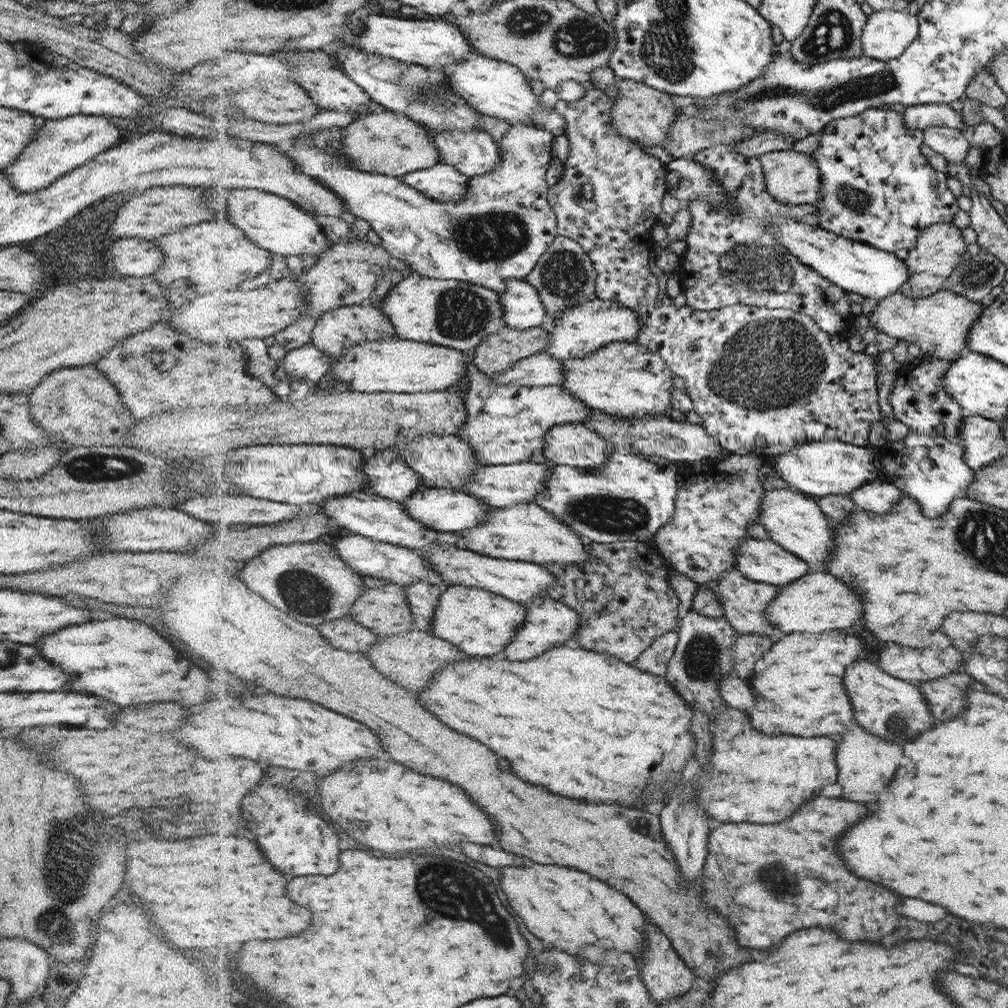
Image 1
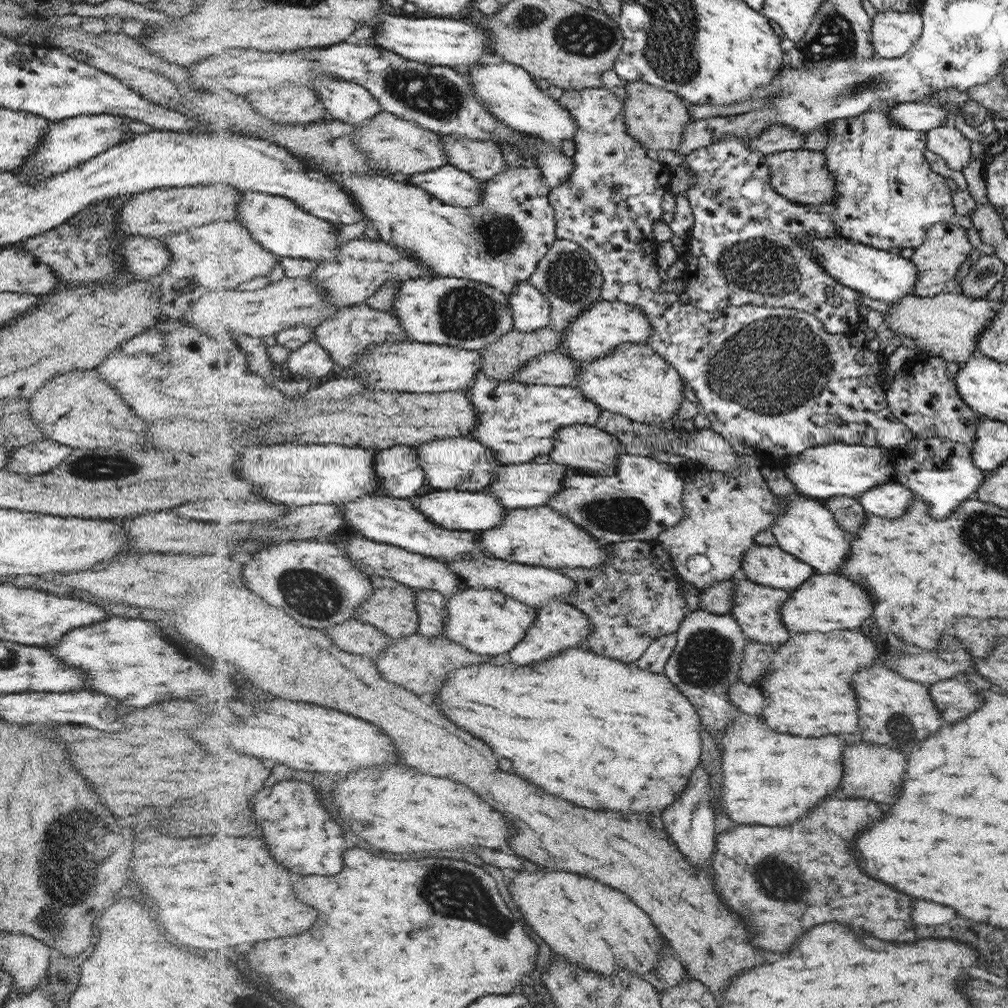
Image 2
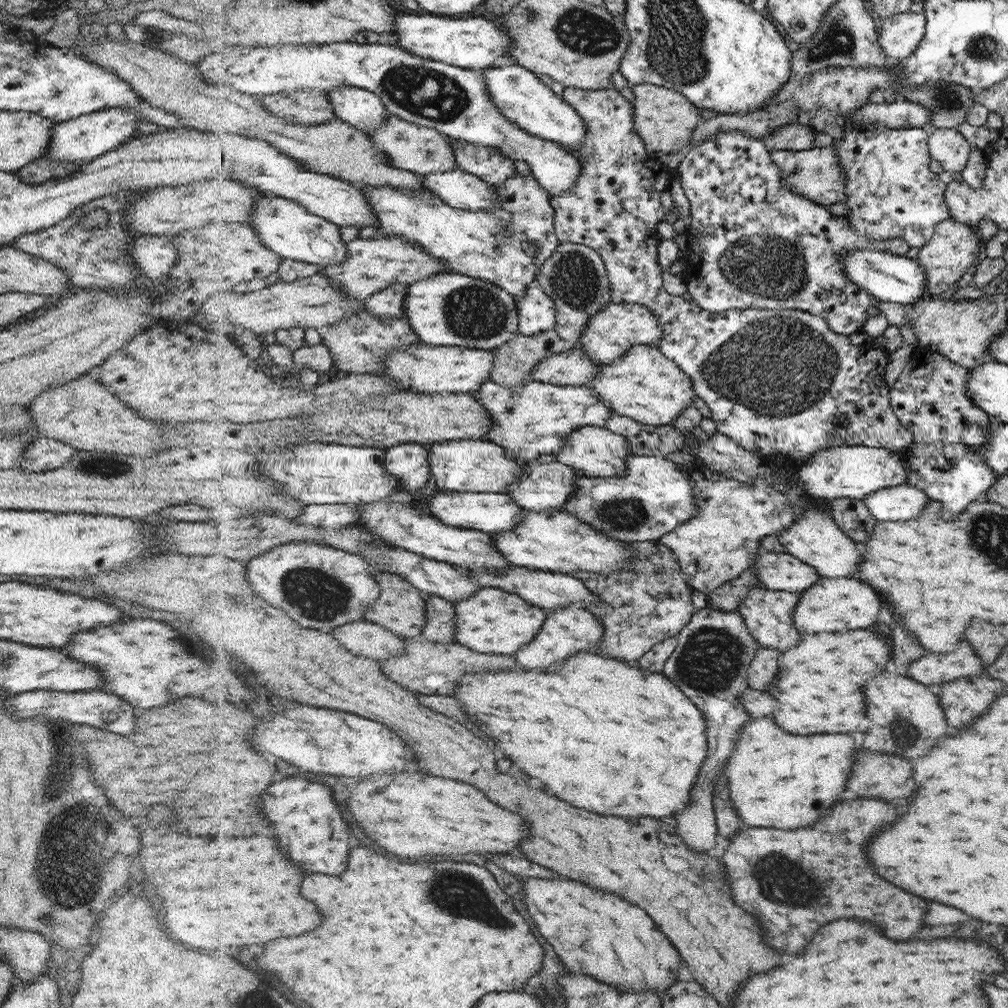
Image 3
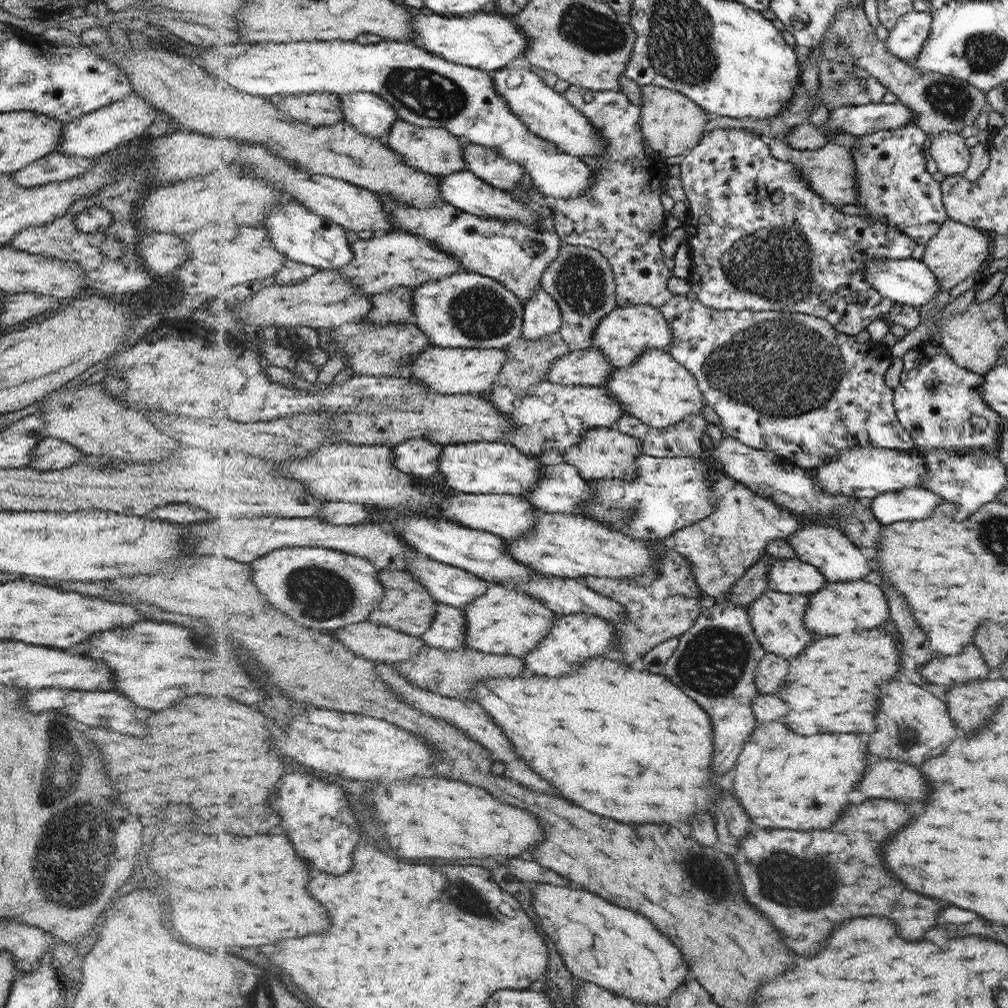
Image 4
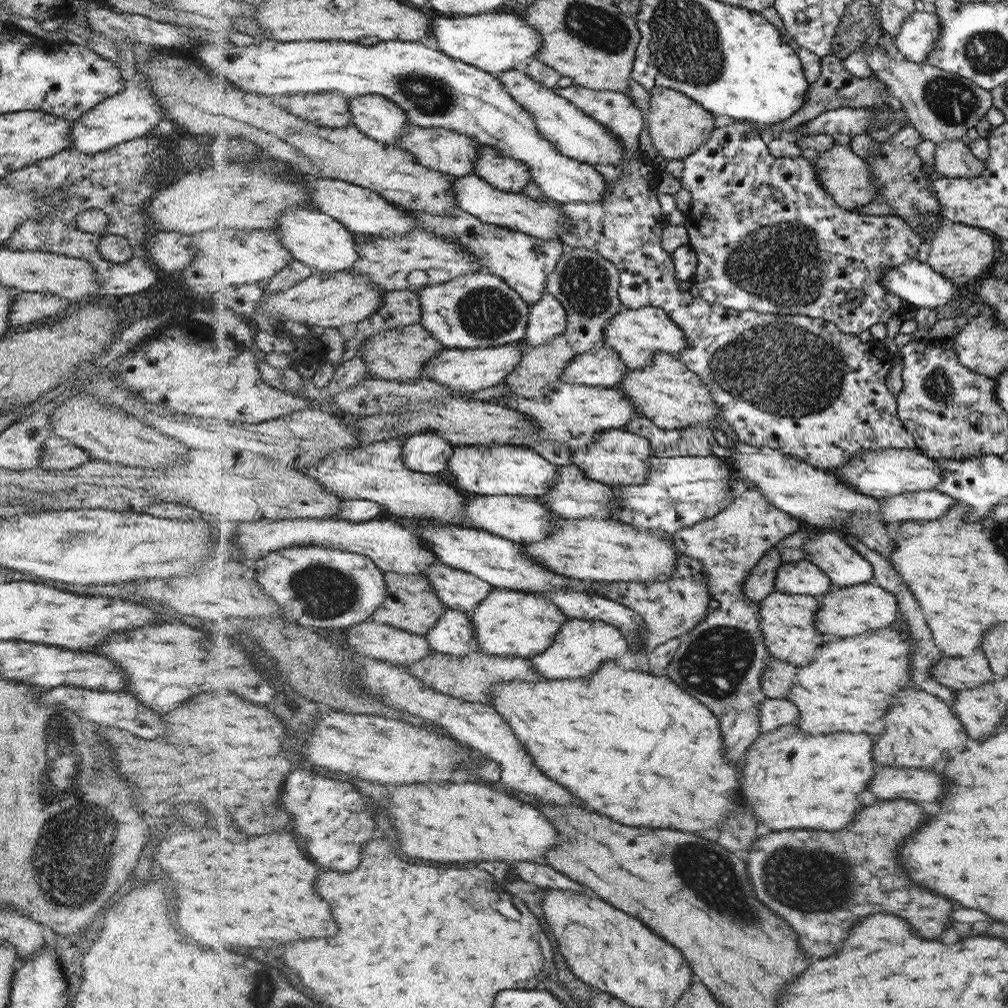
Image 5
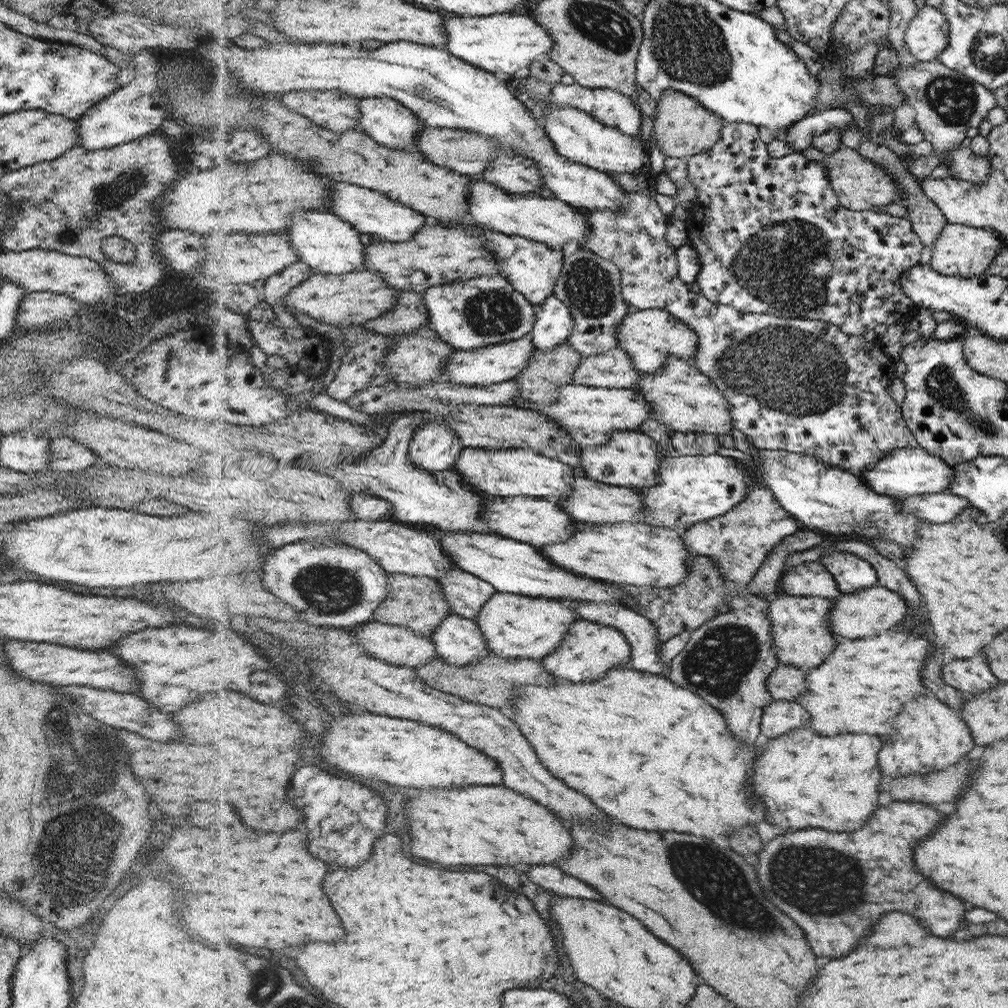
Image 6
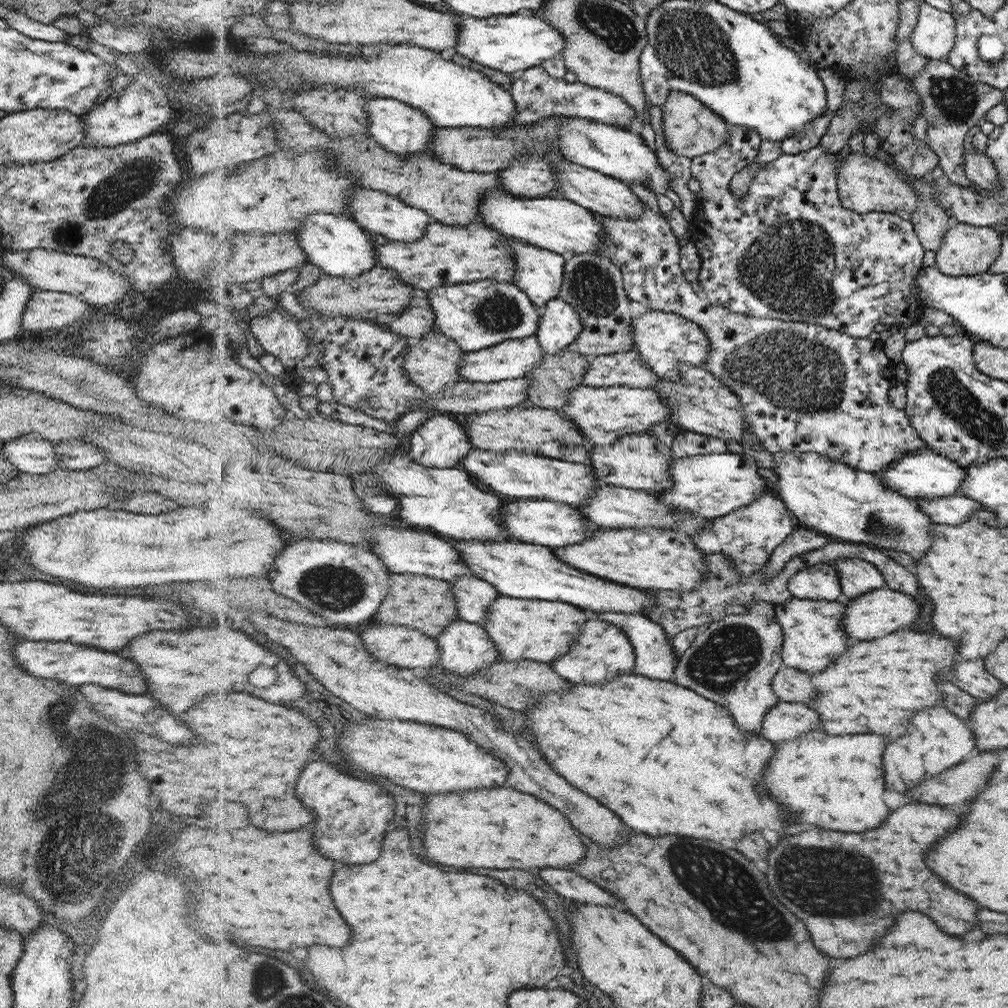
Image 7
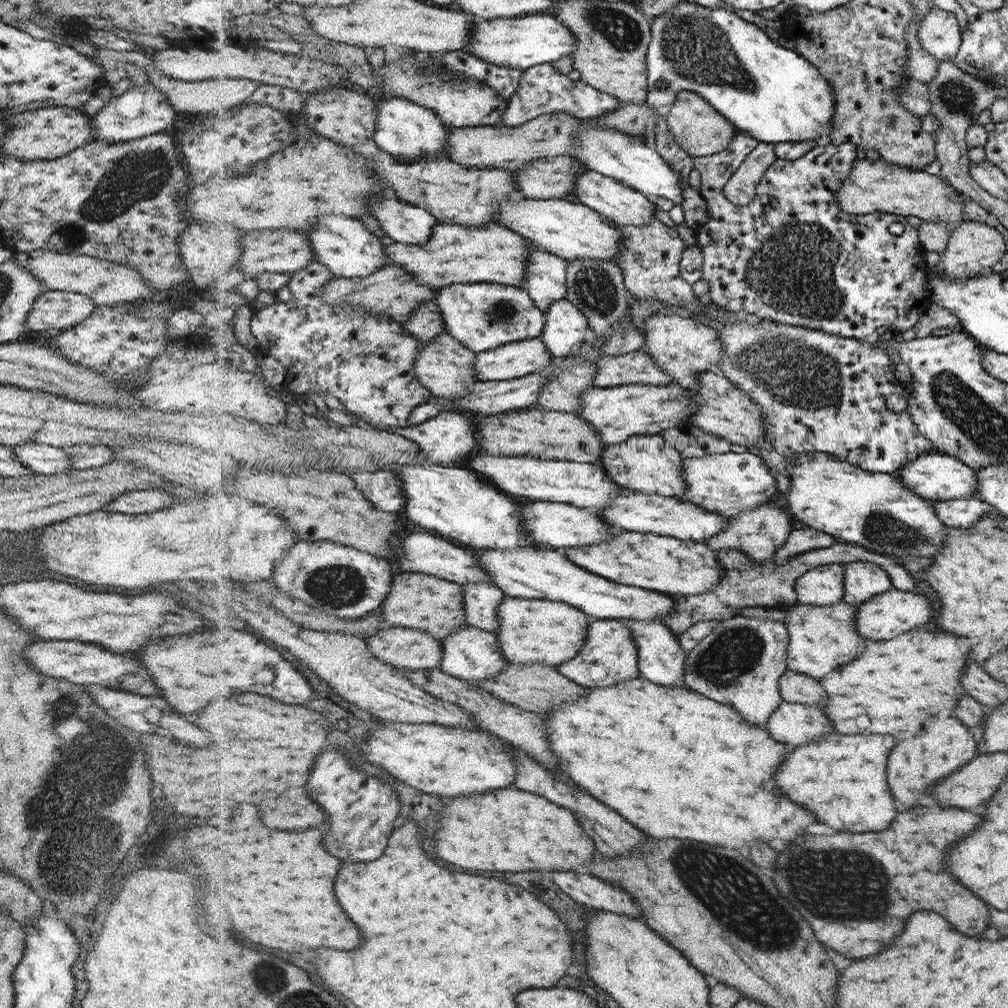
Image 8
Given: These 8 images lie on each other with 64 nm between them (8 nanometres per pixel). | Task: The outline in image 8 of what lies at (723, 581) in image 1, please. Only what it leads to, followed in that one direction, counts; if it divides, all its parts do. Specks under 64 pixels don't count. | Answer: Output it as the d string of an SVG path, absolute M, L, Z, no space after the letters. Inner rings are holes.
M842 600L840 603L832 606L818 606L817 604L798 603L788 608L788 618L784 621L789 632L789 645L787 648L787 668L800 674L812 676L816 680L828 676L830 672L838 670L842 664L852 662L860 650L864 648L864 637L857 631L857 606L846 603Z

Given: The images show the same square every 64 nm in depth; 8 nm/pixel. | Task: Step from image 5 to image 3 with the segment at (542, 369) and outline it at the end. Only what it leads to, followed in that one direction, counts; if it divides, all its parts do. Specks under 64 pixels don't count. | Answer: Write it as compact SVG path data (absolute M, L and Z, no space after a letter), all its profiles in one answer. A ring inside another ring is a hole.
M554 329L540 332L535 336L524 336L517 332L511 340L491 350L495 354L495 368L490 379L502 386L522 386L531 380L531 374L541 360L559 352L569 351L571 348L571 343L566 342Z

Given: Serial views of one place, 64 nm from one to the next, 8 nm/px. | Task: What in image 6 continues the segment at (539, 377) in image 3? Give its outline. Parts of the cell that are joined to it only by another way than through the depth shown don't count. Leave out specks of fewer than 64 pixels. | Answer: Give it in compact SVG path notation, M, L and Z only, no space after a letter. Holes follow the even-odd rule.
M620 348L583 357L574 371L573 382L582 386L600 388L635 388L643 378L631 356Z

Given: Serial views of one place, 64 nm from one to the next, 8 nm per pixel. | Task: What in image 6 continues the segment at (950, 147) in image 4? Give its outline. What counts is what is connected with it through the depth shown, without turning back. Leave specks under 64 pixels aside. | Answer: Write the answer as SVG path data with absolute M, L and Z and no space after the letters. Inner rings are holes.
M956 146L947 165L950 176L958 178L959 182L979 185L986 182L991 171L991 162L987 156L974 154L970 147Z

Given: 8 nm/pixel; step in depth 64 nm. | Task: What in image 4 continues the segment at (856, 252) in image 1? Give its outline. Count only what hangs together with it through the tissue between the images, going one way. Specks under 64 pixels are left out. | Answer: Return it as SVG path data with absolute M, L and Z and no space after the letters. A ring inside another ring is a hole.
M873 258L863 262L861 266L865 279L881 294L894 303L913 307L924 306L940 294L941 286L937 276L930 270L927 263L920 259L892 260L891 258Z

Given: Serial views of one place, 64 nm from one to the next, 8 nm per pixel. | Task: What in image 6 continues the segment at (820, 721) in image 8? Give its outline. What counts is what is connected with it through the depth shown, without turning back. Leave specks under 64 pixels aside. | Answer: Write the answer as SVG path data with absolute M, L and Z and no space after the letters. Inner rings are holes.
M773 699L763 712L761 733L769 739L778 738L795 728L809 724L809 720L811 718L808 712L800 704Z

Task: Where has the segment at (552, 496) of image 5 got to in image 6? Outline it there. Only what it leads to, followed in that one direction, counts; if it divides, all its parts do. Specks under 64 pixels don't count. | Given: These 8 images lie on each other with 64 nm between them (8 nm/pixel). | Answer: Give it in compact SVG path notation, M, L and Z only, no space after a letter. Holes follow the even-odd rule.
M587 476L573 478L572 491L567 498L556 500L574 519L583 522L632 522L638 523L643 518L643 496L634 489L604 485Z

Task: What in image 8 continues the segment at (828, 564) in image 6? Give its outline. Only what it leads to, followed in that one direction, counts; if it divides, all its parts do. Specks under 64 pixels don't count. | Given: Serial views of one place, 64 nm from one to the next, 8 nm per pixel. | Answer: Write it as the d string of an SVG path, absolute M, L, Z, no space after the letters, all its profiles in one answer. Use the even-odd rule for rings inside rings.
M852 562L842 566L845 568L845 596L842 600L848 604L858 607L894 587L889 574L872 562Z

